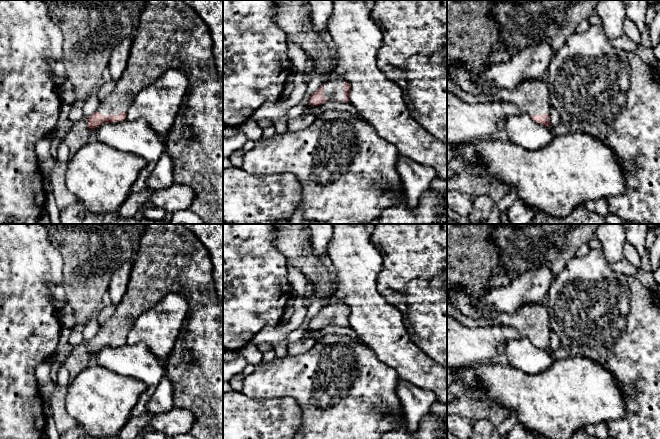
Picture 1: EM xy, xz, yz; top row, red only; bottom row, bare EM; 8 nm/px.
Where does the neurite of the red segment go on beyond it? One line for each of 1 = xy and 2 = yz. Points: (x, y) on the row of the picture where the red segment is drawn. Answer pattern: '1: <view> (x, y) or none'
1: xy (170, 34)
2: yz (472, 35)

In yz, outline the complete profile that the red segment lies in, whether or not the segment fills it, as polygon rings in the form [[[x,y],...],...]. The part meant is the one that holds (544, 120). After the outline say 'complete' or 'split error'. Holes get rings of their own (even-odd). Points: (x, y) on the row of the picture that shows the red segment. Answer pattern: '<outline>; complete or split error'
[[[447,0],[447,56],[453,59],[453,64],[447,68],[447,80],[453,81],[465,93],[483,94],[499,101],[515,103],[536,123],[551,127],[551,103],[546,76],[524,80],[513,89],[497,89],[494,85],[480,85],[473,80],[474,74],[481,74],[491,64],[491,54],[500,41],[501,26],[489,15],[495,3],[490,0]]]; split error

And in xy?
[[[146,0],[133,34],[127,66],[121,78],[115,82],[112,93],[101,100],[97,110],[88,117],[88,128],[92,132],[102,123],[124,120],[136,95],[169,69],[182,71],[189,80],[179,114],[164,141],[165,153],[172,158],[174,165],[174,183],[186,185],[195,192],[190,209],[204,224],[223,224],[223,80],[215,67],[210,29],[191,6],[182,0]]]; split error

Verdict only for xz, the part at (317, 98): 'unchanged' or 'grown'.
grown

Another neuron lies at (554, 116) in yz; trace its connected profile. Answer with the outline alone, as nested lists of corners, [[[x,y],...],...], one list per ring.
[[[551,106],[549,114],[550,114],[551,127],[554,127],[558,125],[559,123],[561,123],[560,115],[558,114],[557,110],[554,107]]]

